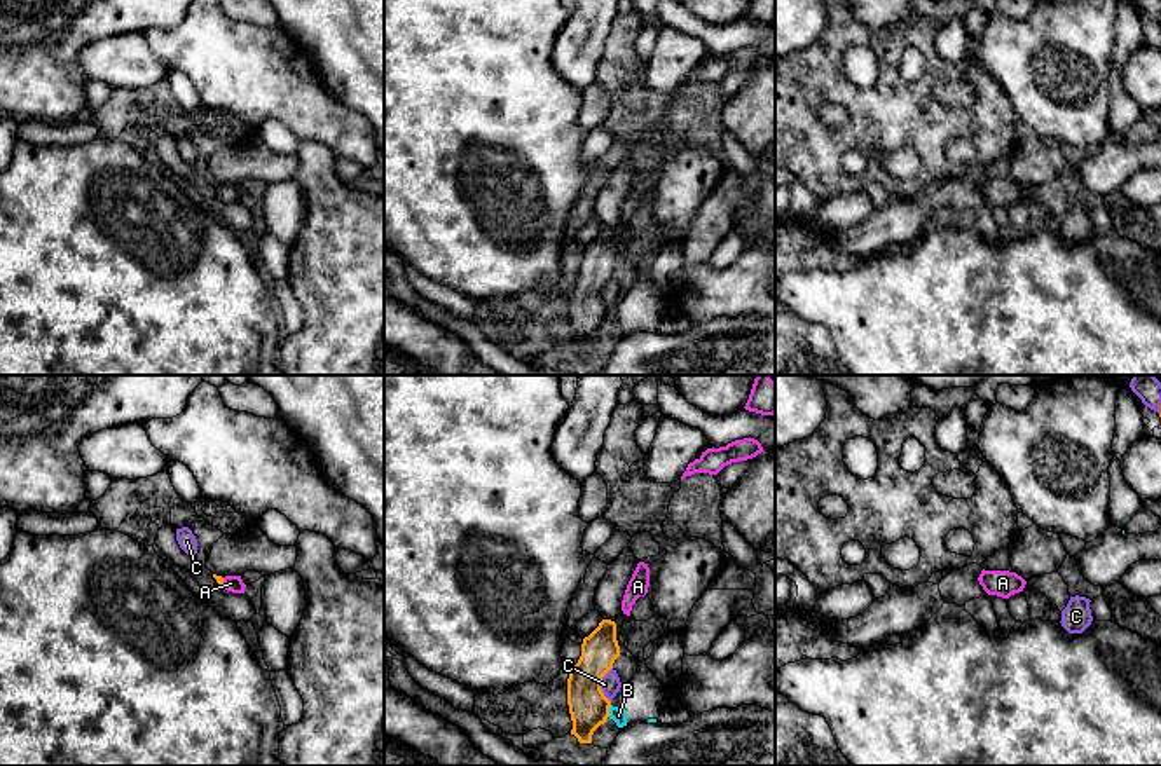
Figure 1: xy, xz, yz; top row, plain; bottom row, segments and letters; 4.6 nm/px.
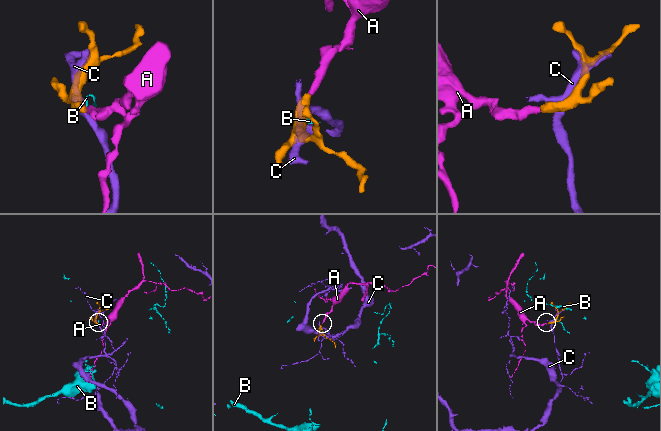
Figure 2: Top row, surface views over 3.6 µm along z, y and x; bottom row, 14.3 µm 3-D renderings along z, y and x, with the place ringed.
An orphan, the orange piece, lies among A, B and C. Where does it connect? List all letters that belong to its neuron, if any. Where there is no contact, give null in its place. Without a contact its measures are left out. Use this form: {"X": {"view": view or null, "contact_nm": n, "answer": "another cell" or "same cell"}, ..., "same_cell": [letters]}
{"A": {"view": "xy", "contact_nm": 40, "answer": "same cell"}, "B": {"view": "xz", "contact_nm": 60, "answer": "another cell"}, "C": {"view": "xz", "contact_nm": 170, "answer": "another cell"}, "same_cell": ["A"]}

